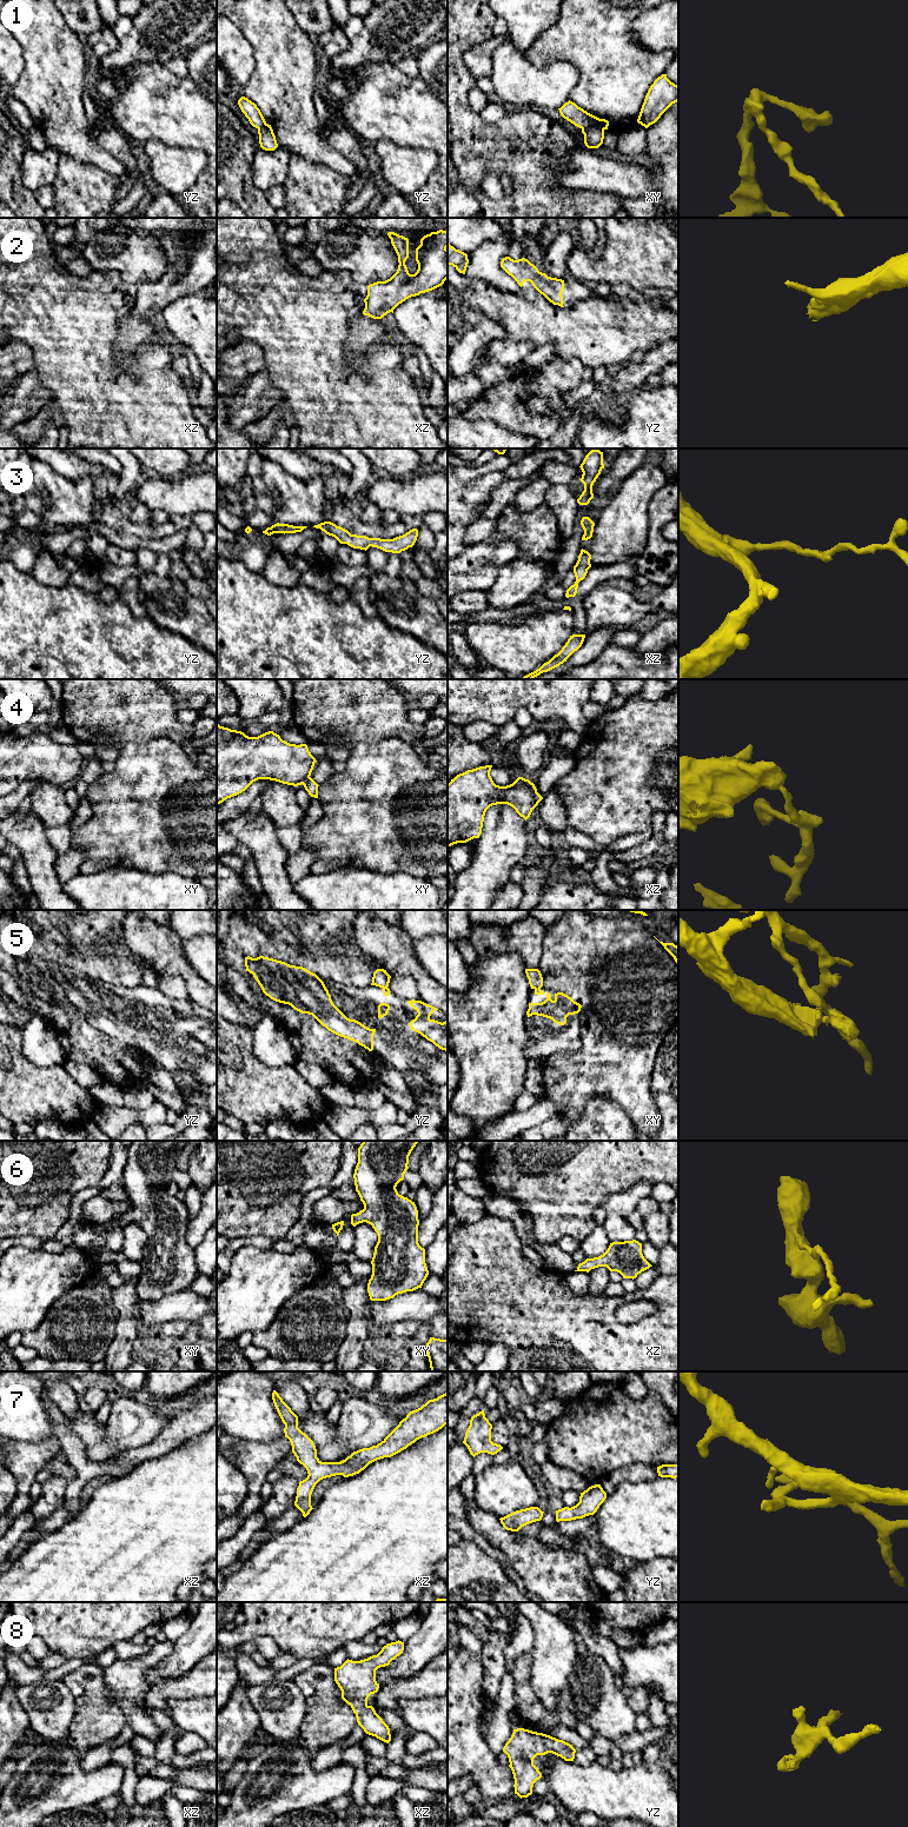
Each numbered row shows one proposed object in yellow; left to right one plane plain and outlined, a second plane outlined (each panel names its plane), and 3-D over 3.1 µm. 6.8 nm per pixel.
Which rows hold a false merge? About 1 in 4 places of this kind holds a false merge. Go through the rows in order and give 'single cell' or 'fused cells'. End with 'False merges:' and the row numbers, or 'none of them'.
1: fused cells
2: single cell
3: single cell
4: fused cells
5: fused cells
6: single cell
7: single cell
8: single cell
False merges: 1, 4, 5

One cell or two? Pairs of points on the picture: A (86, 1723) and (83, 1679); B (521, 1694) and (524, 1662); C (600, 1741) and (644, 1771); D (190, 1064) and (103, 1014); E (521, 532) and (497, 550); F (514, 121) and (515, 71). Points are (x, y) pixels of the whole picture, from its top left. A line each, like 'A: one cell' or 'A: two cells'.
A: one cell
B: one cell
C: two cells
D: one cell
E: two cells
F: two cells

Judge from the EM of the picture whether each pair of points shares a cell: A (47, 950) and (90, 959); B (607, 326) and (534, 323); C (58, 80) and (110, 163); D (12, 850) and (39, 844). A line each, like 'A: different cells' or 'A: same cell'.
A: same cell
B: same cell
C: same cell
D: different cells

